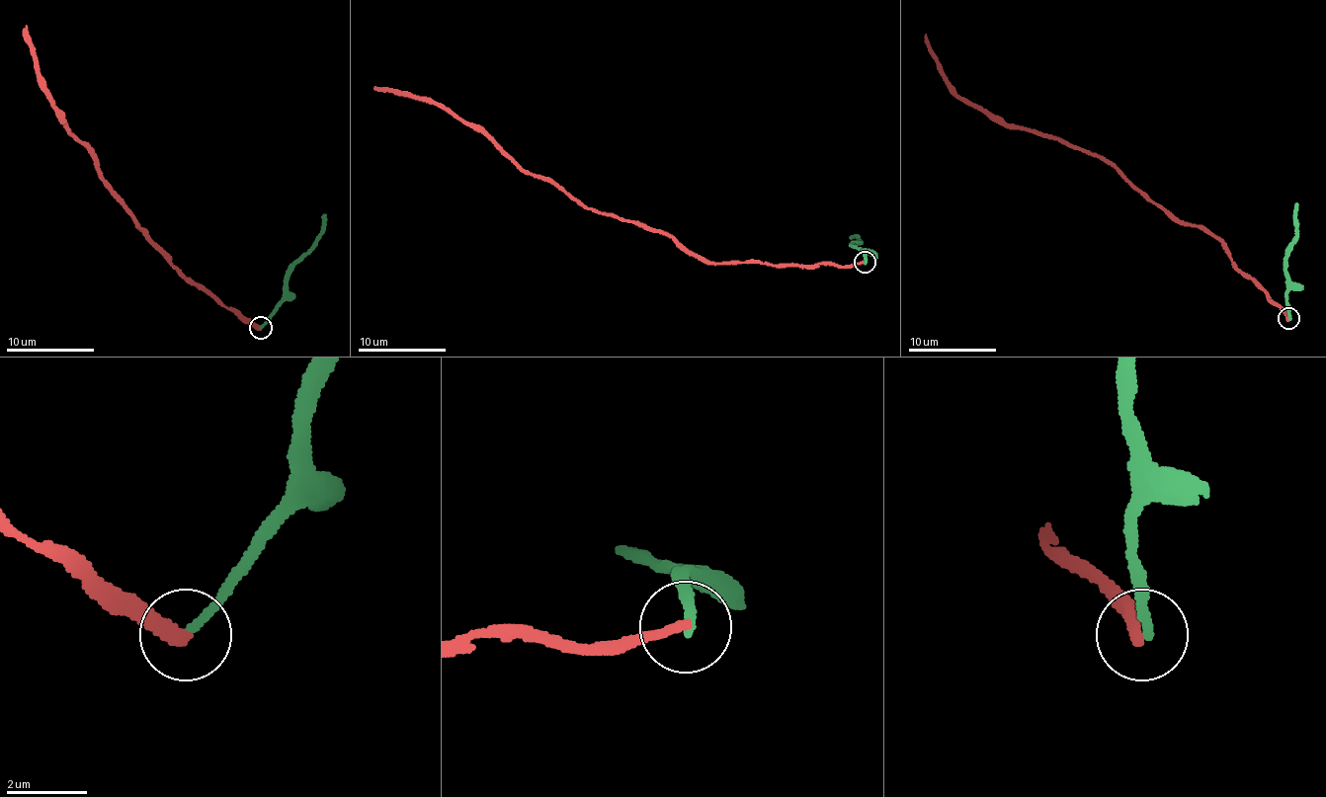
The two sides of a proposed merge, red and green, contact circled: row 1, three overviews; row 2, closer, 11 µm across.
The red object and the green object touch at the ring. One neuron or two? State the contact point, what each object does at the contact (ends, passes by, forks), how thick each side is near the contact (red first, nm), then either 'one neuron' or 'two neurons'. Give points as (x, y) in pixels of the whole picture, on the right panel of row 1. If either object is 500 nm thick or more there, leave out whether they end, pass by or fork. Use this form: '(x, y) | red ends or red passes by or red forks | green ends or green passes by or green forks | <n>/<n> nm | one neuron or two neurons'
(1288, 318) | red ends | green ends | 280/240 nm | two neurons

